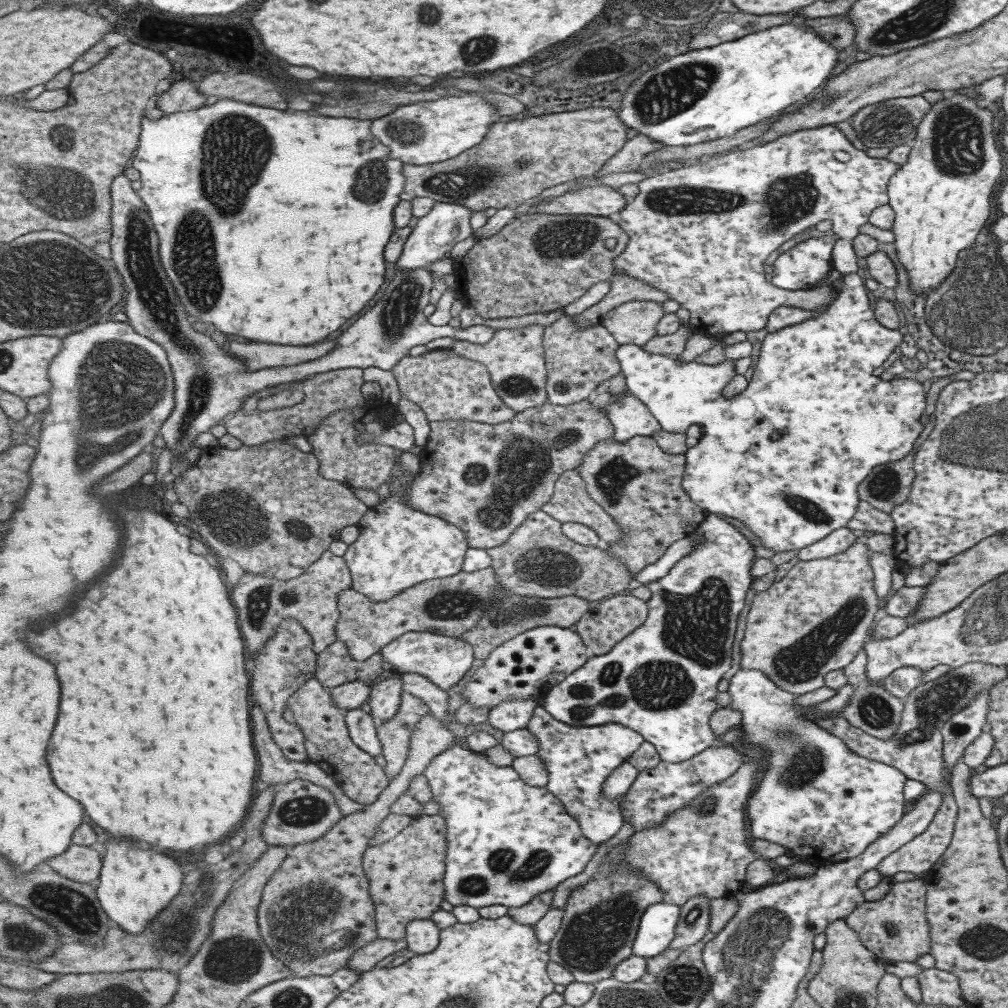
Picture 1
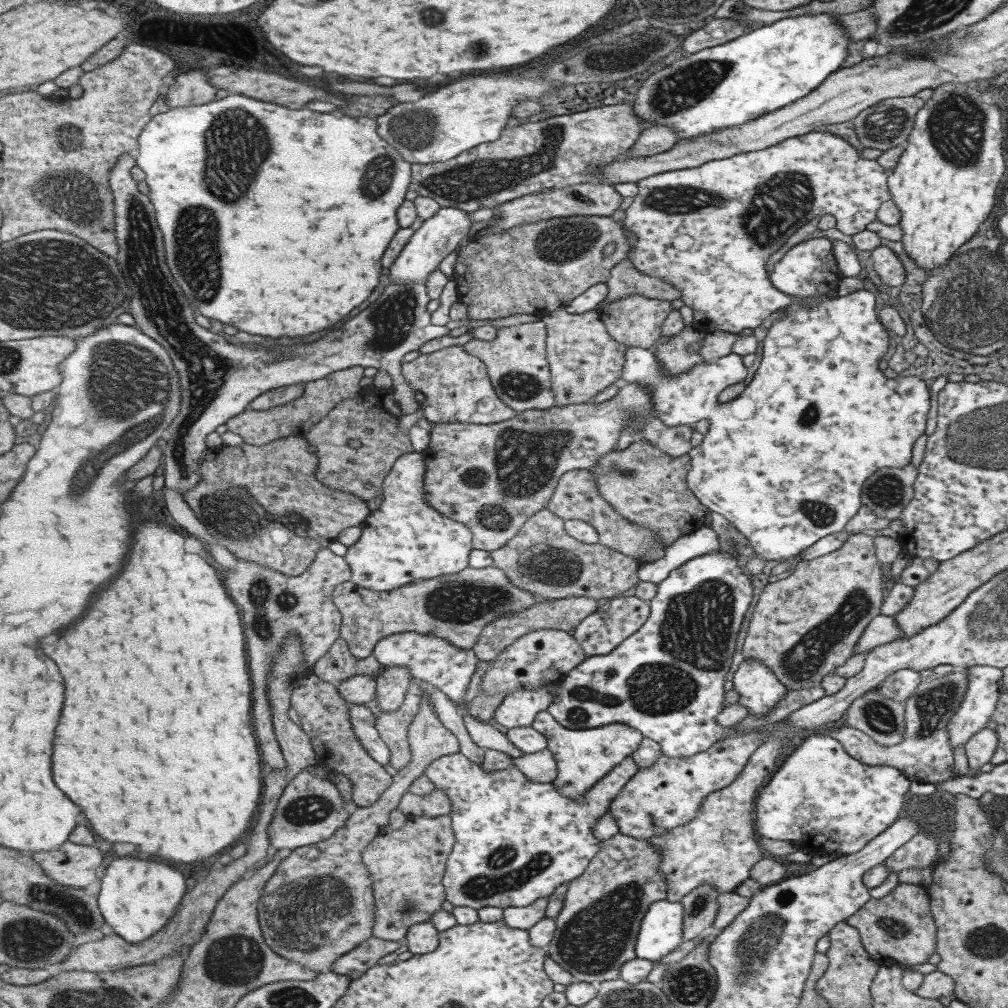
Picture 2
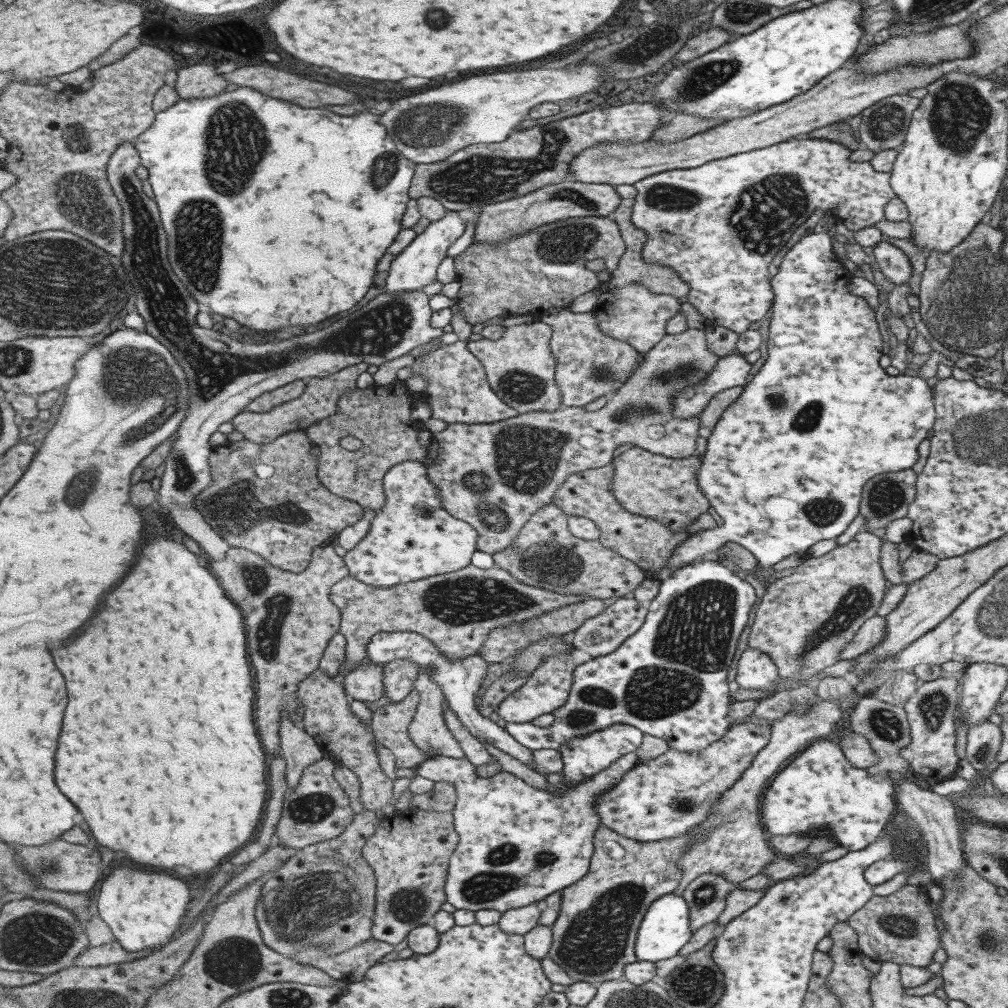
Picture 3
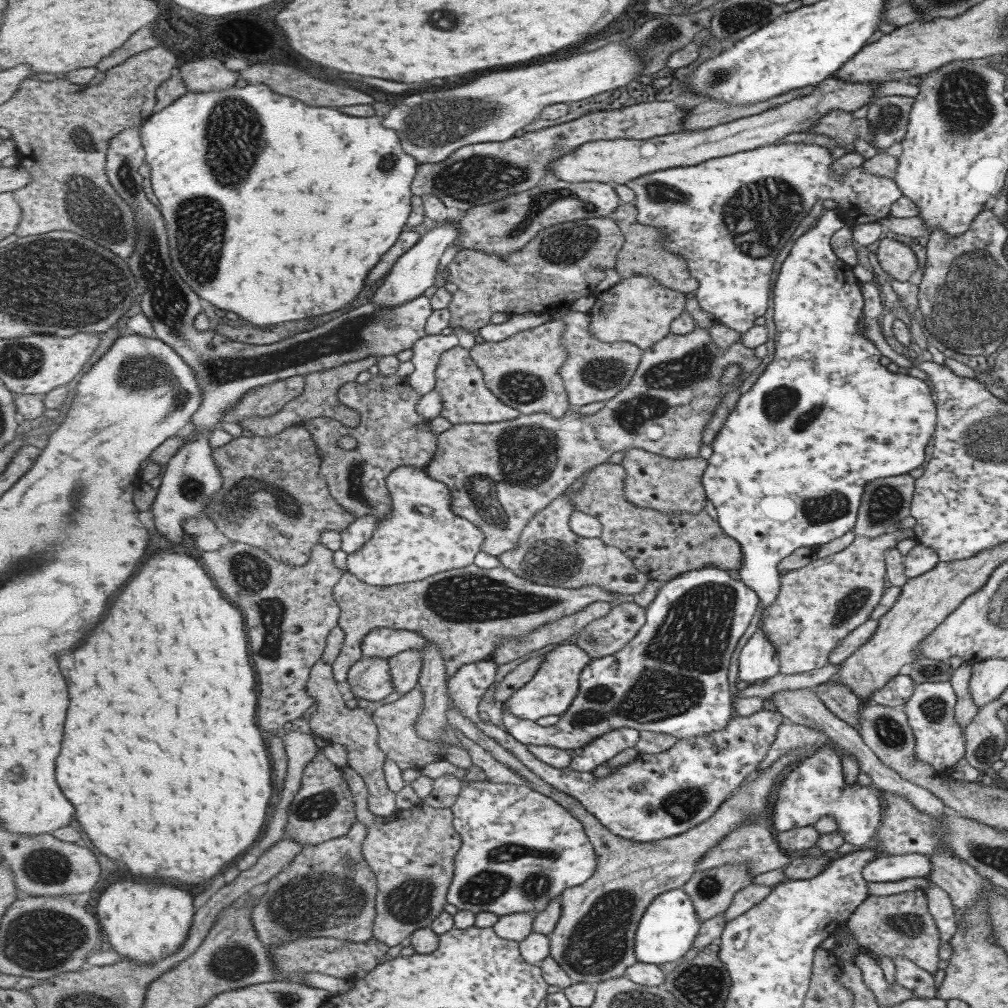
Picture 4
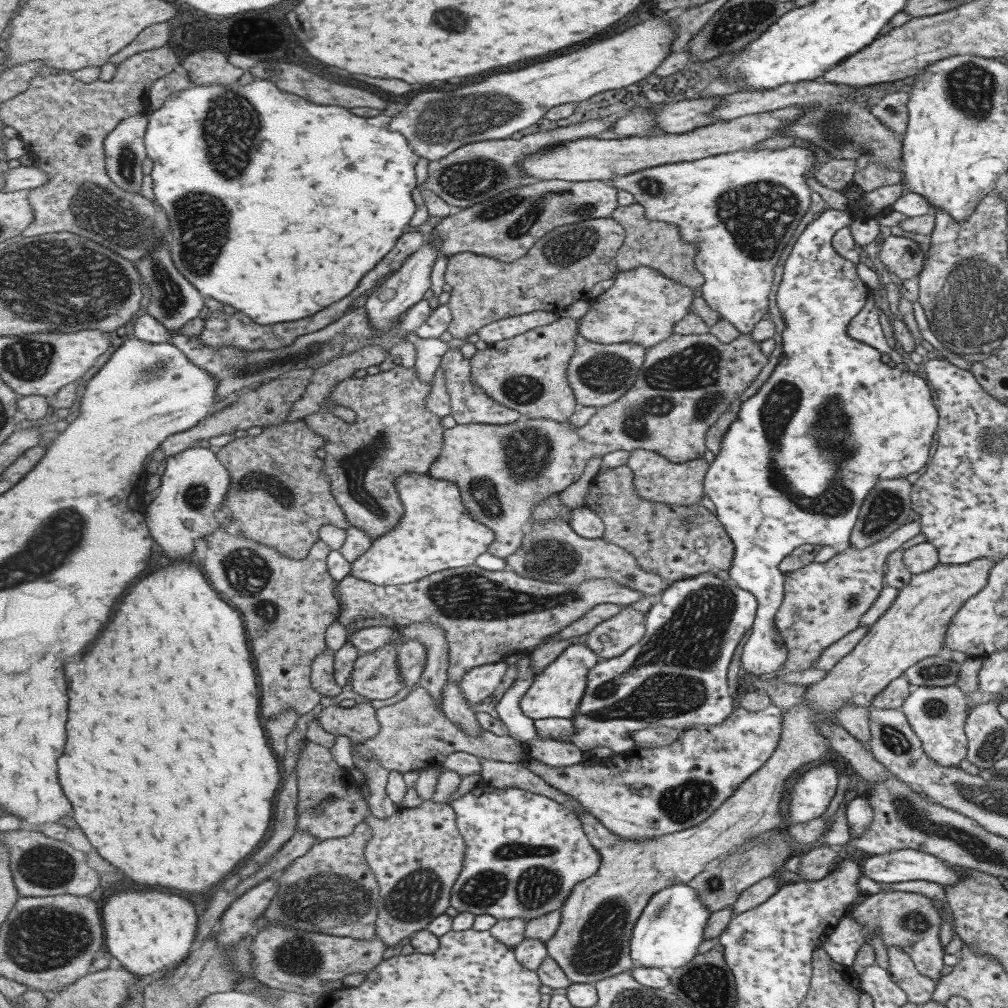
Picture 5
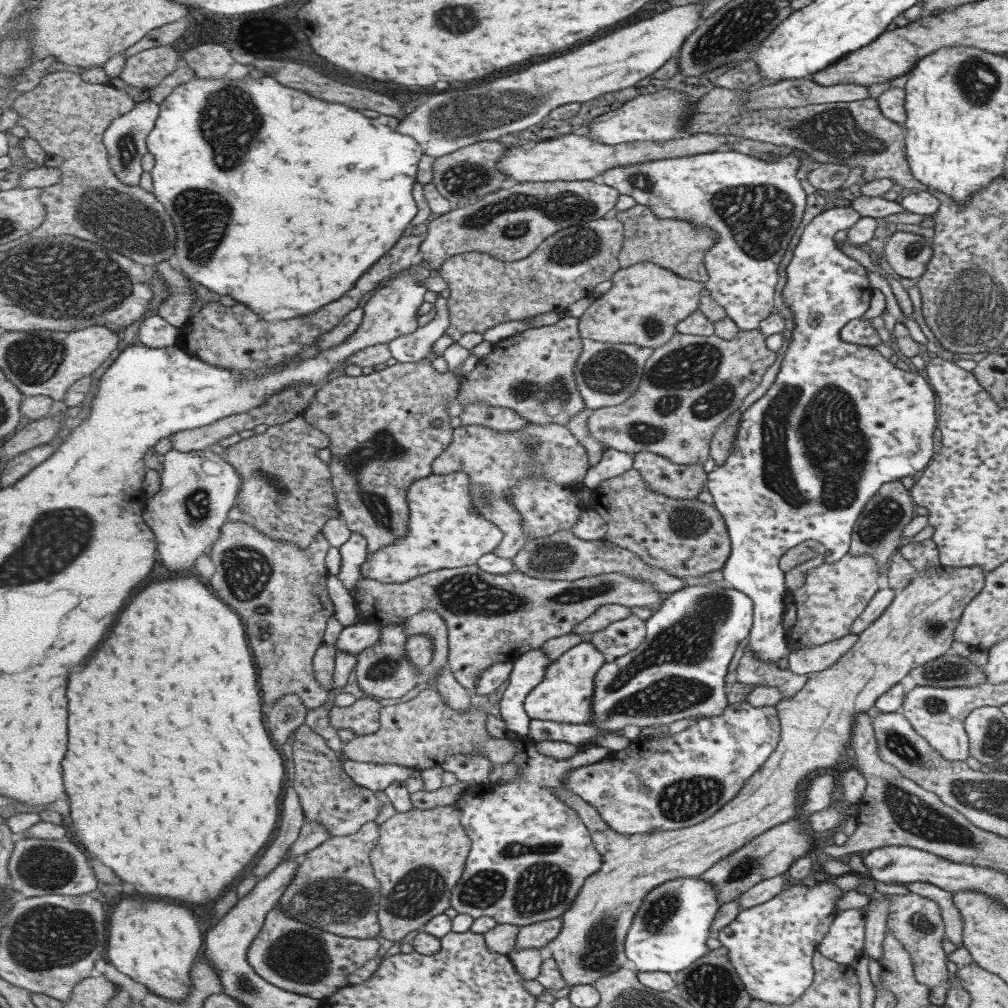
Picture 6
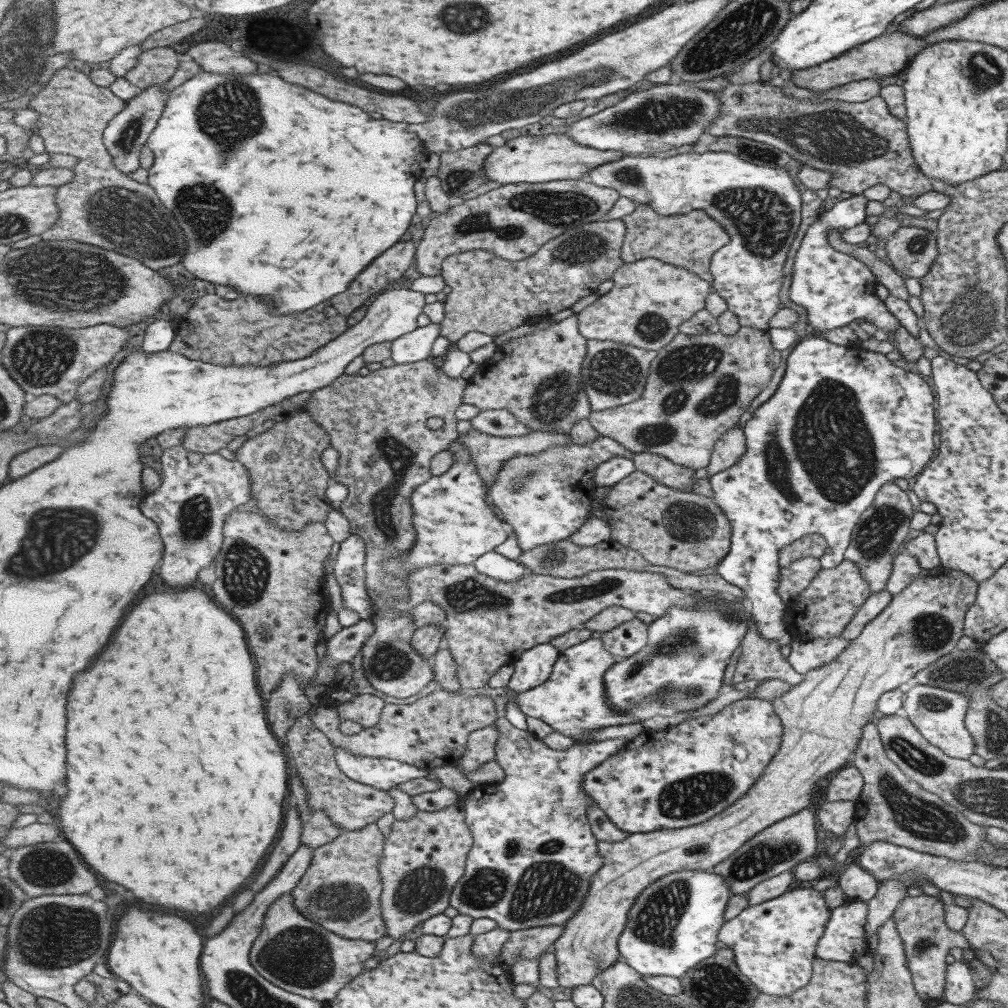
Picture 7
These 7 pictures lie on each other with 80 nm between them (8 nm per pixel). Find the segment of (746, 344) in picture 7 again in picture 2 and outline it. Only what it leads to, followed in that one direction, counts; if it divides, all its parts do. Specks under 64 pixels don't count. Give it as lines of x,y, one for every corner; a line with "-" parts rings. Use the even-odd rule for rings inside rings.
684,326
681,332
669,337
668,342
660,344
652,351
662,364
666,375
679,376
692,366
705,363
698,353
699,350
688,350
693,343
703,340
704,336
705,331
693,326
-
627,382
620,383
611,400
599,404
592,401
574,405
558,404
545,410
526,410
518,412
511,420
497,424
436,423
432,428
430,446
424,452
428,466
424,490
427,490
428,503
441,514
472,528
475,549
491,552
503,548
524,529
524,524
534,514
548,508
563,474
572,470
590,469
600,463
601,457
612,452
623,433
621,430
631,419
644,420
644,428
637,432
636,439
650,442
673,457
687,455
692,447
689,438
693,426
665,426
659,415
655,415
656,411
652,410
652,403
653,395
649,395
647,386

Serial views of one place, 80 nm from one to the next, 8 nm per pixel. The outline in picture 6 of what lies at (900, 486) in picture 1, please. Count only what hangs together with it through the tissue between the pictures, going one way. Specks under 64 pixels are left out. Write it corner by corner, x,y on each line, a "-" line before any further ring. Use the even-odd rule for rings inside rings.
900,481
883,483
871,498
865,502
850,535
848,552
853,556
871,555
878,564
878,574
883,576
885,564
894,552
903,544
901,532
914,516
912,499

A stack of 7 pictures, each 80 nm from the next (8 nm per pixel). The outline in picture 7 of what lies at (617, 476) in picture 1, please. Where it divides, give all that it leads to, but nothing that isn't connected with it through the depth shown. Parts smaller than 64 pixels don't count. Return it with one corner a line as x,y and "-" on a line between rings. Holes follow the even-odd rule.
636,453
632,458
632,462
635,471
641,471
663,486
668,486
675,490
691,491
691,486
696,482
696,478
693,478
695,470
671,462
661,455

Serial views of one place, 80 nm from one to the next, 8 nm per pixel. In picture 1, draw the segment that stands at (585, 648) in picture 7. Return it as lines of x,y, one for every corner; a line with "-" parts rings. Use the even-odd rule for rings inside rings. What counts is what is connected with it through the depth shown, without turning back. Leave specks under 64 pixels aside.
530,698
529,700
509,700
495,708
487,710
486,723
503,733
525,729
533,713
539,705
543,705
544,698

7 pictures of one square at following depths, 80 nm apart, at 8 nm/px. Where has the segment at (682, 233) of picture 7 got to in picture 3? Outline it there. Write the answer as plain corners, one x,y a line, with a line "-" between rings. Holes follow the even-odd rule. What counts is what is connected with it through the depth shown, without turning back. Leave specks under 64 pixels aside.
619,206
613,214
610,214
610,218
613,219
617,226
621,236
623,236
625,242
625,252
620,257
620,263
617,266
615,273
615,282
611,282
611,286
608,290
621,289
627,285
633,285
635,283
643,285
647,291
651,291
655,294
669,295
679,299
689,292
689,287
677,277
677,273
669,267
661,267
657,263
645,263
645,260
641,259
641,250
643,250
643,244
646,239
644,230
639,230
636,226
632,225
631,221
632,207

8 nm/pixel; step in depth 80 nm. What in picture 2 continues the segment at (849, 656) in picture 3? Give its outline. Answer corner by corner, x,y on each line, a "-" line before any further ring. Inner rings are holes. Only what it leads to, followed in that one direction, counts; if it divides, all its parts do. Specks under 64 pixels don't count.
881,614
874,616
863,629
857,644
852,650
852,655
855,652
867,652
870,648
880,644
887,644
887,642
897,639
901,631
892,616

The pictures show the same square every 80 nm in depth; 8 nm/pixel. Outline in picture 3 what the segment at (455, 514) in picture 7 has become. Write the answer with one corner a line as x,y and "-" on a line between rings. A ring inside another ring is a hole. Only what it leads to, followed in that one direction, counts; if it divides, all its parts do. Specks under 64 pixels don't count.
413,459
396,464
384,476
384,489
387,500
385,506
375,516
370,534
344,556
351,575
373,587
394,587
411,581
457,572
472,564
473,555
478,550
477,539
480,535
472,524
455,518
445,510
440,490
428,477
426,462

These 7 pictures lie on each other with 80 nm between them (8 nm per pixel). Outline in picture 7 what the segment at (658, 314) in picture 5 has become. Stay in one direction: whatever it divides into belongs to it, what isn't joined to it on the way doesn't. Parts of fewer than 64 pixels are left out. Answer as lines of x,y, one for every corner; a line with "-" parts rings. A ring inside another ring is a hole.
655,257
645,258
633,263
625,263
613,273
613,290
601,295
579,314
581,335
591,343
613,341
643,350
658,351
667,345
679,330
683,322
689,320
698,310
704,308
705,297
709,294
710,284
699,279
695,274
679,267
663,263

